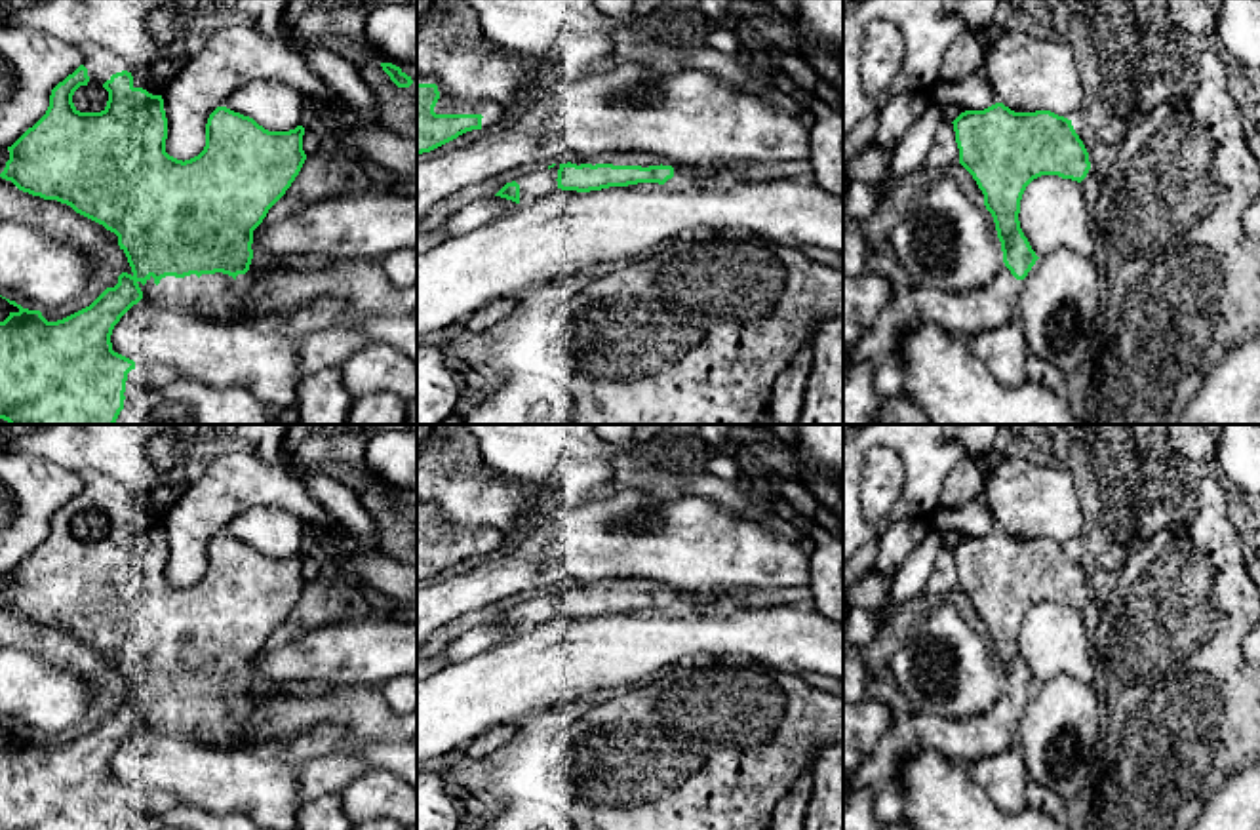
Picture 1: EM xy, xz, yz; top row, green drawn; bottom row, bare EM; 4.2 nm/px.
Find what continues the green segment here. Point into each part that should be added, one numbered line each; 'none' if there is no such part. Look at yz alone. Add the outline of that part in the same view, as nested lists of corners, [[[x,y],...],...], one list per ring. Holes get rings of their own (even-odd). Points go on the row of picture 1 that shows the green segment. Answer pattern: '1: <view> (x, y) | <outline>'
1: yz (960, 315) | [[[1005,265],[986,287],[965,293],[898,280],[891,303],[843,356],[843,371],[860,362],[896,362],[902,337],[917,326],[938,326],[959,341],[1001,327],[1018,312],[1018,295],[1020,280]]]

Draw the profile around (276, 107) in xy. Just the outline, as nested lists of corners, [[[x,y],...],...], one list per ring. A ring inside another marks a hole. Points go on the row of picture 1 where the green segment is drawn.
[[[253,80],[236,88],[223,107],[253,118],[268,131],[289,131],[301,126],[303,95],[274,80]]]

